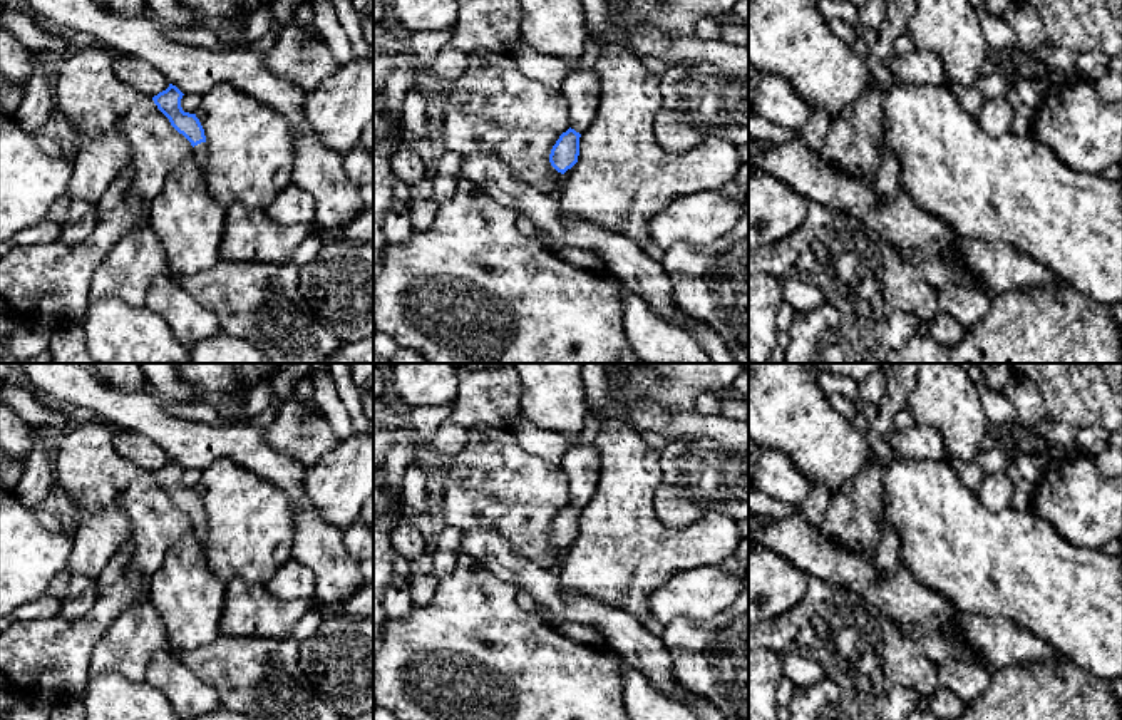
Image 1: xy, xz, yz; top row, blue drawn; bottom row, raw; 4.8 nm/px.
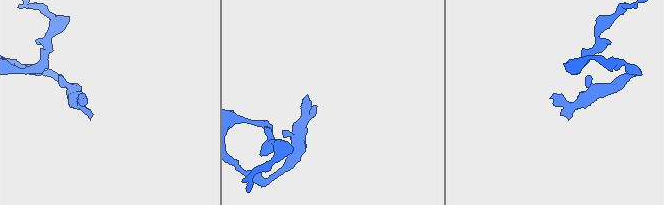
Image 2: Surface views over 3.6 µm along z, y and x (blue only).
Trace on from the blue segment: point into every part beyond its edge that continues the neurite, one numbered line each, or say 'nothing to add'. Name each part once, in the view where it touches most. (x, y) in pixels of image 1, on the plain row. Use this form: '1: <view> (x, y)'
1: xy (200, 526)

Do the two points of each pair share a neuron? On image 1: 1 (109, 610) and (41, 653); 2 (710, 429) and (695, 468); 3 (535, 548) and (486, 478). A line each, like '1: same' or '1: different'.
1: same
2: different
3: same

